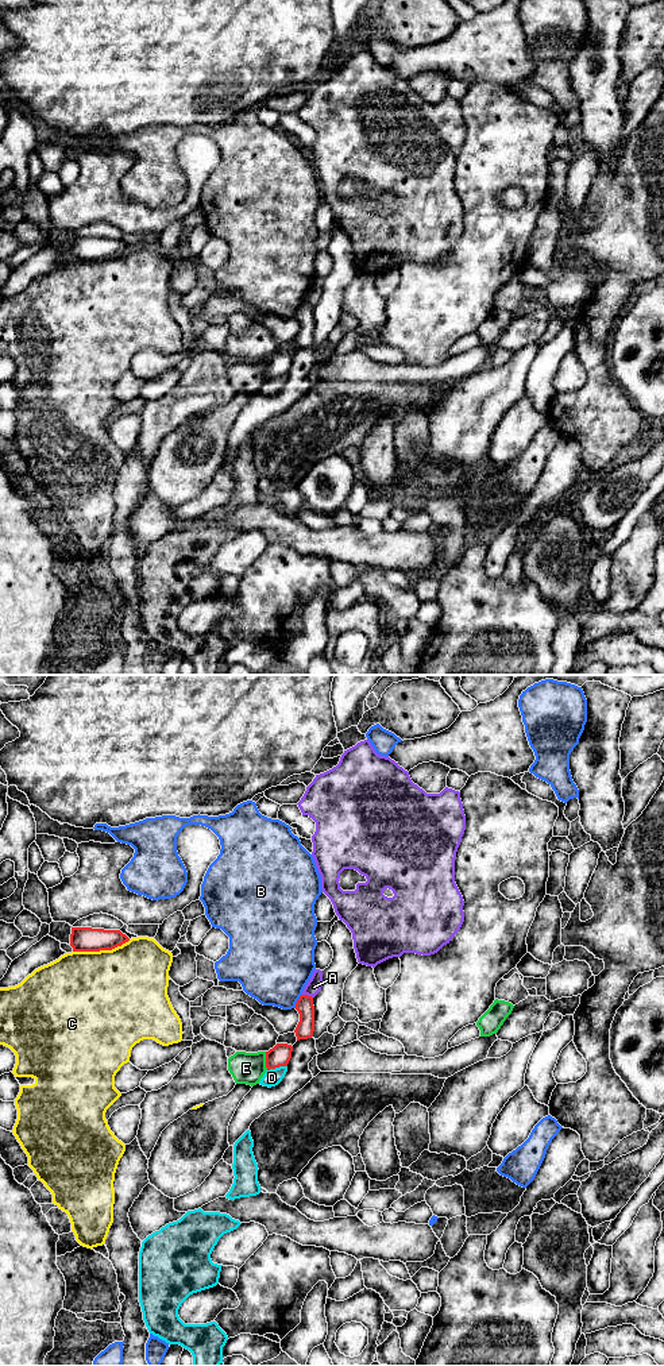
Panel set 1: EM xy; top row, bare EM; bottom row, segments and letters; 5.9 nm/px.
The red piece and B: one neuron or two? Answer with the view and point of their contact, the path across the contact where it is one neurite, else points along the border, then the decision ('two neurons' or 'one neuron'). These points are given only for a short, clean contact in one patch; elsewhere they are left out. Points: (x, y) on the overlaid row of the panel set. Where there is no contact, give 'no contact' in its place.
contact xy (297, 1000); two neurons

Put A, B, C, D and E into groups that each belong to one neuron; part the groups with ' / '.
A / B / C / D / E

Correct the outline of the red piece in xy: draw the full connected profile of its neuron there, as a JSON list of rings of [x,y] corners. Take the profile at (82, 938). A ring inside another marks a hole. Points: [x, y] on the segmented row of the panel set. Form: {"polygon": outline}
{"polygon": [[[72,927],[70,946],[73,952],[112,950],[130,938],[120,930],[104,930],[92,927]]]}

